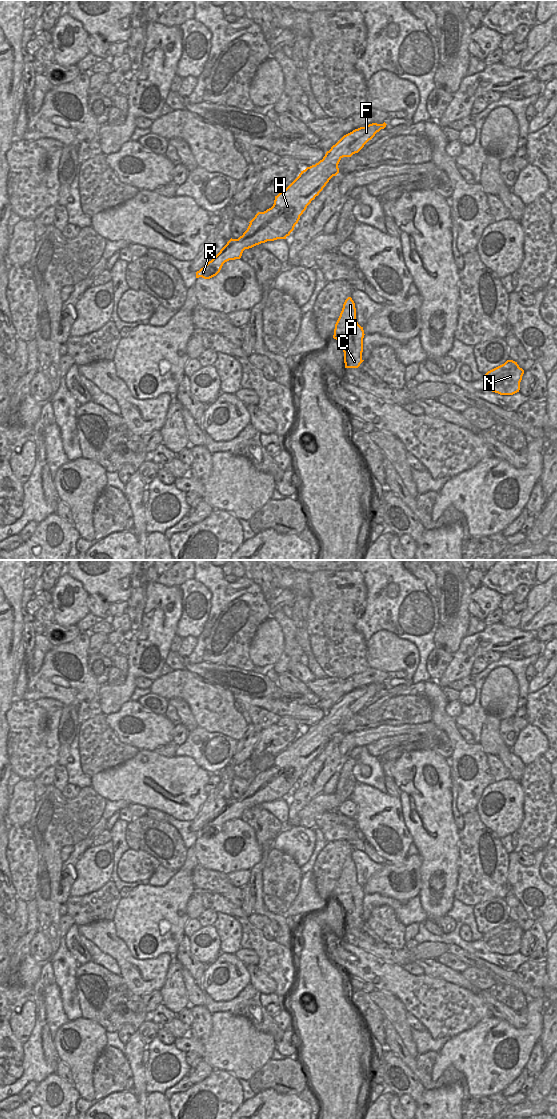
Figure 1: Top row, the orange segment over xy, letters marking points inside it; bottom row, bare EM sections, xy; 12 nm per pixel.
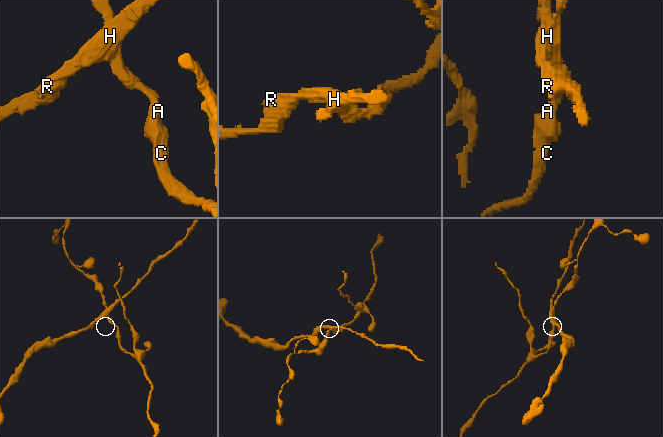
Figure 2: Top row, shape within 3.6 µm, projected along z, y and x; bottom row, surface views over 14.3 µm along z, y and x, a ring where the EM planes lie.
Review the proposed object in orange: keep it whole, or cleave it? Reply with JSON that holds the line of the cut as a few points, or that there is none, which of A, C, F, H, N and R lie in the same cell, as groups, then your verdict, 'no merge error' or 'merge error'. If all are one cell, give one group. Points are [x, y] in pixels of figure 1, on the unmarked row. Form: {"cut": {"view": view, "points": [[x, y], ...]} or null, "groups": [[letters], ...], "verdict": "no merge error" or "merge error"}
{"cut": {"view": "xy", "points": [[294, 769], [292, 776], [294, 786]]}, "groups": [["A", "C", "N"], ["F", "H", "R"]], "verdict": "merge error"}

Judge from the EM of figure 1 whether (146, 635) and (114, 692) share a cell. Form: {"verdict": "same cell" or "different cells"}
{"verdict": "same cell"}

